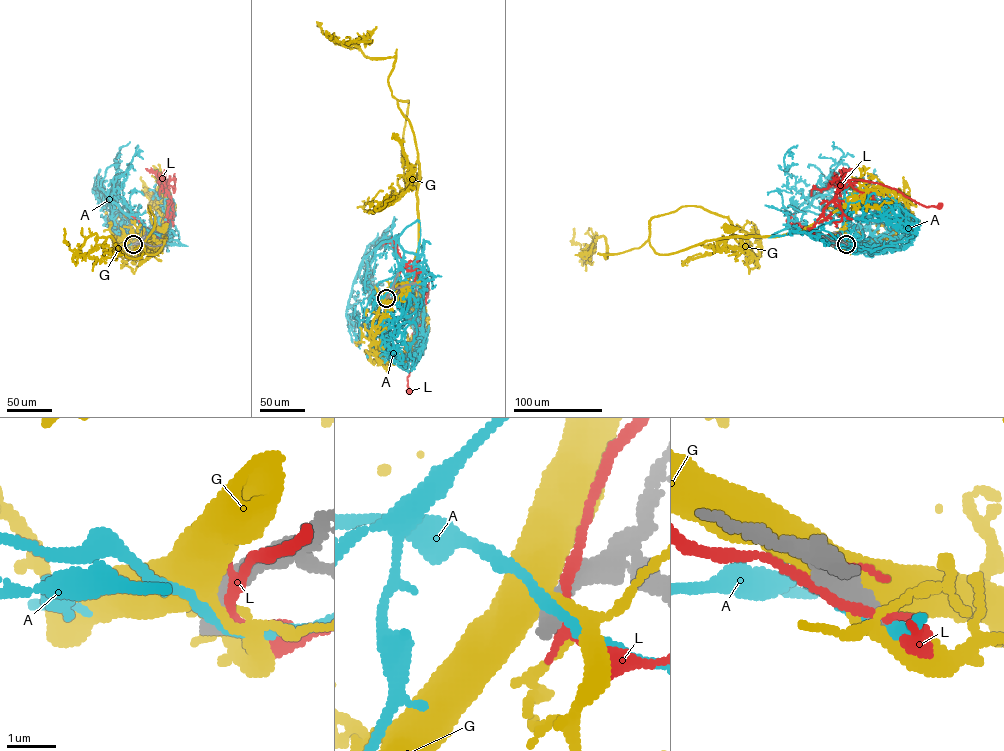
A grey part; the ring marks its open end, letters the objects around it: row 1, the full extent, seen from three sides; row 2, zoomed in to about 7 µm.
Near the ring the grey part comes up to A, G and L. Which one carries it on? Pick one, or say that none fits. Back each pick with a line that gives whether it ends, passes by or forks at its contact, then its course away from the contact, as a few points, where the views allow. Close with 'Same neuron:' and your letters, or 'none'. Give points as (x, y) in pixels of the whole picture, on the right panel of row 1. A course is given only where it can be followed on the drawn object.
Same neuron: none

